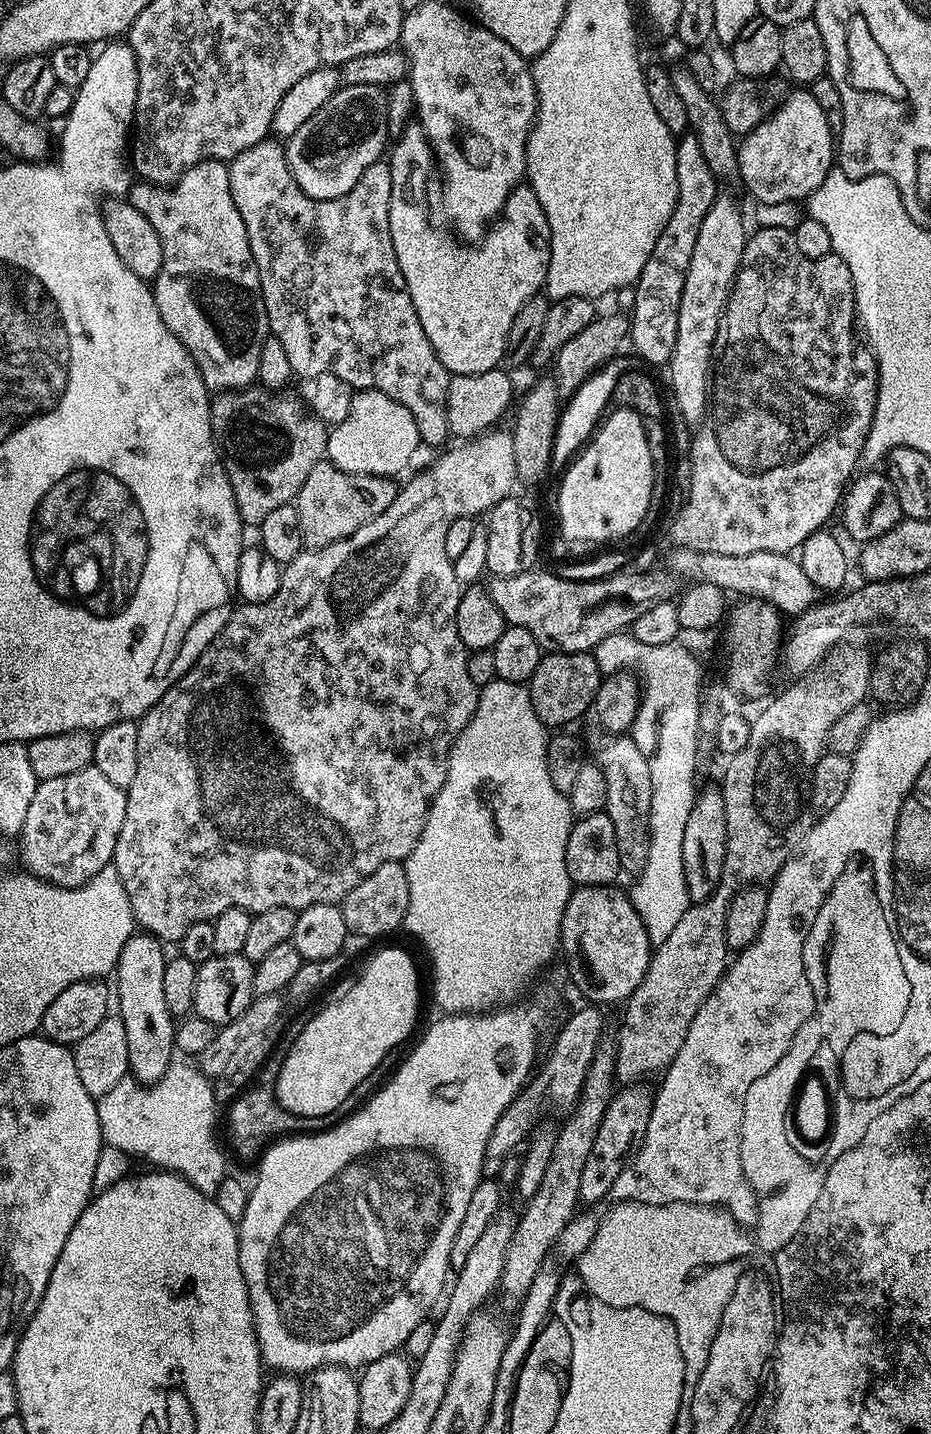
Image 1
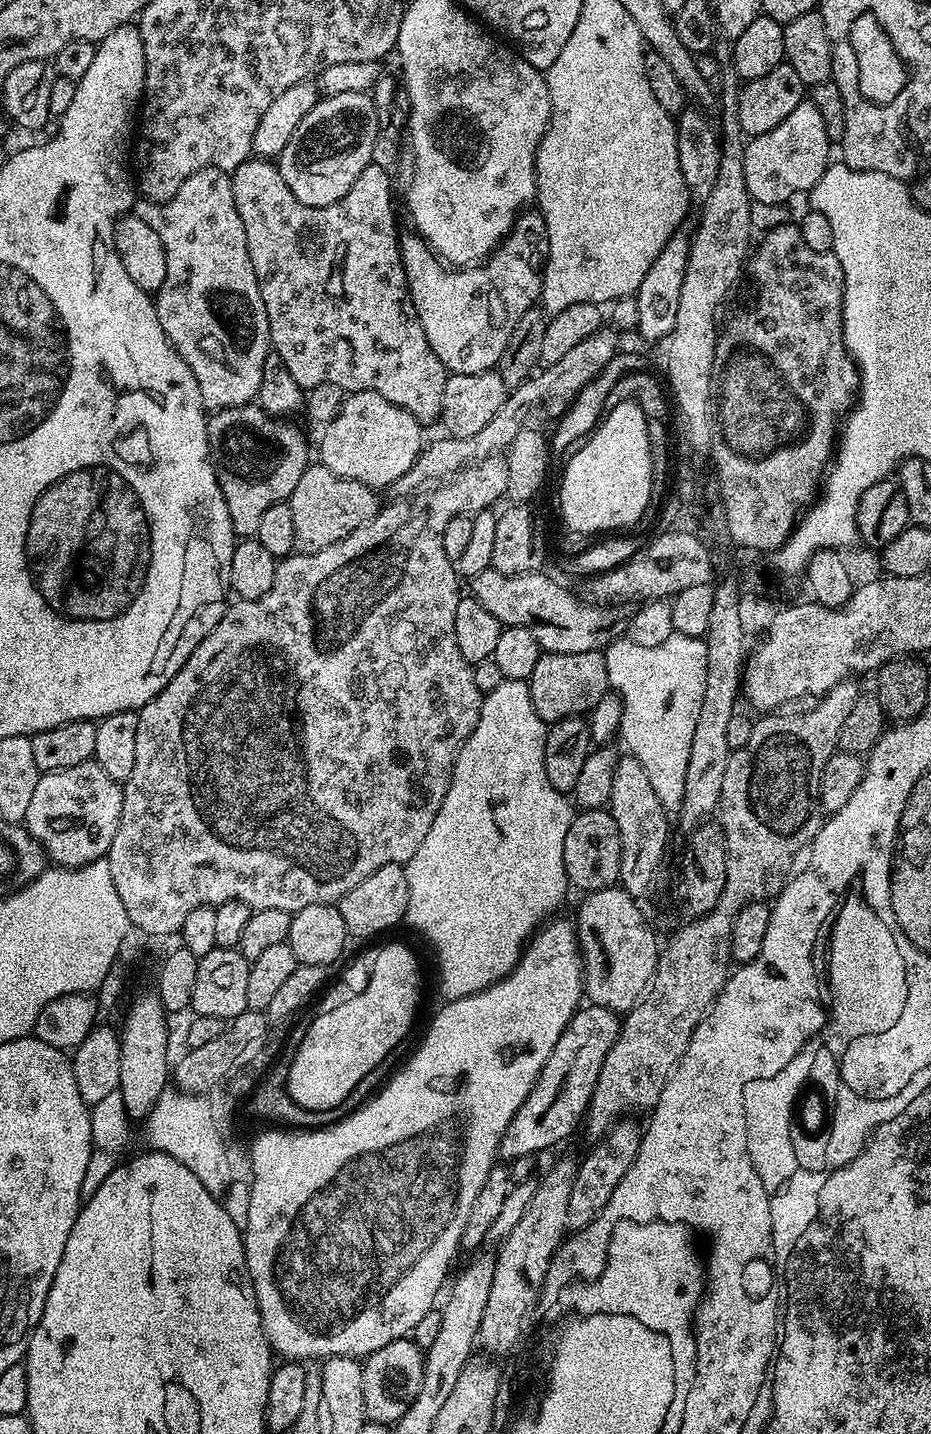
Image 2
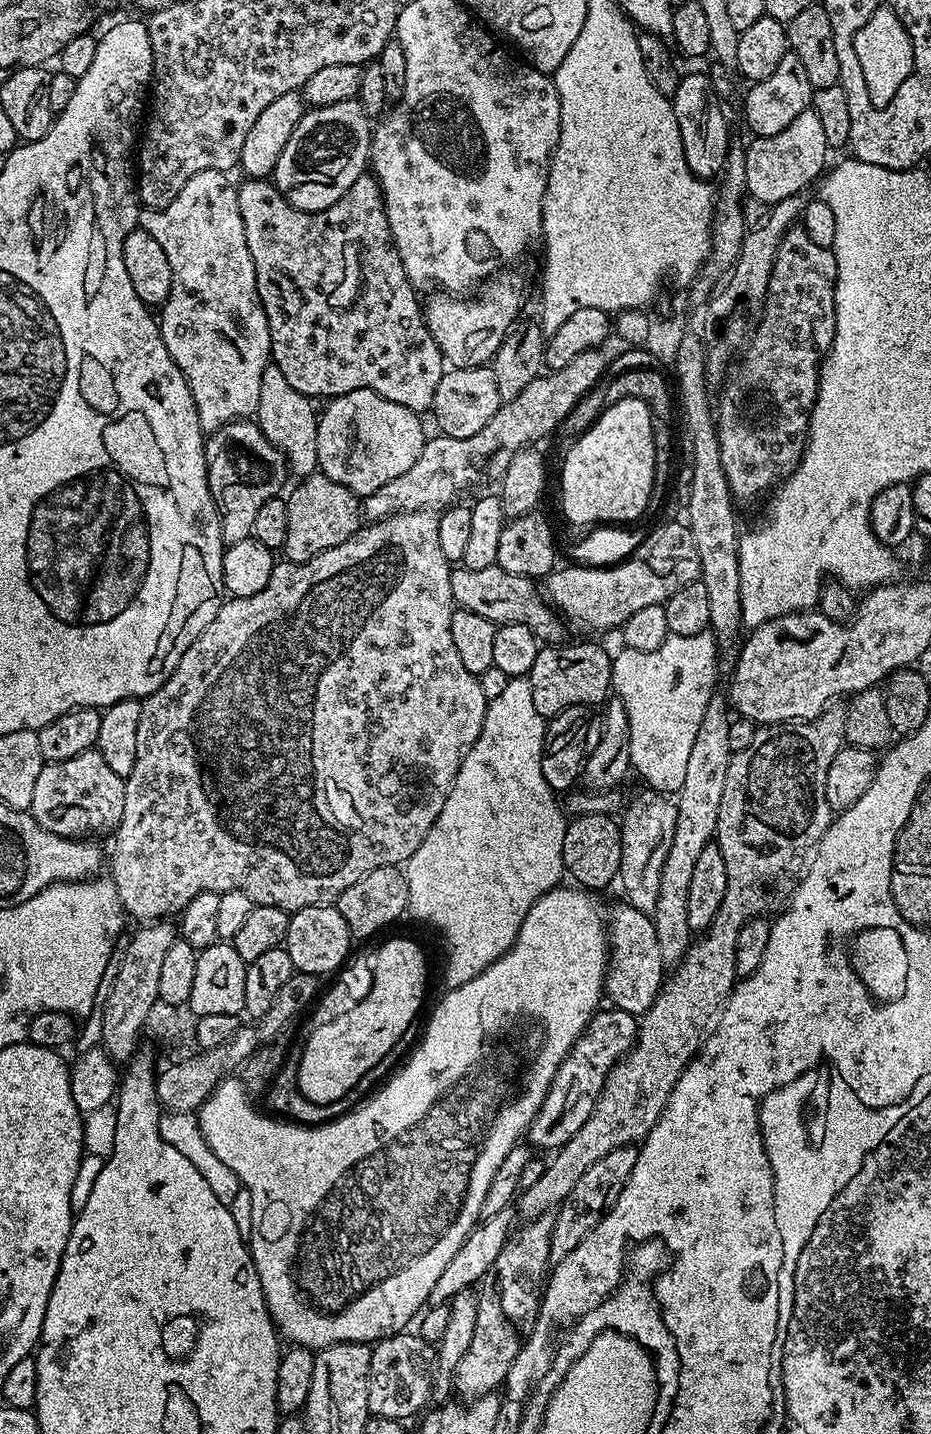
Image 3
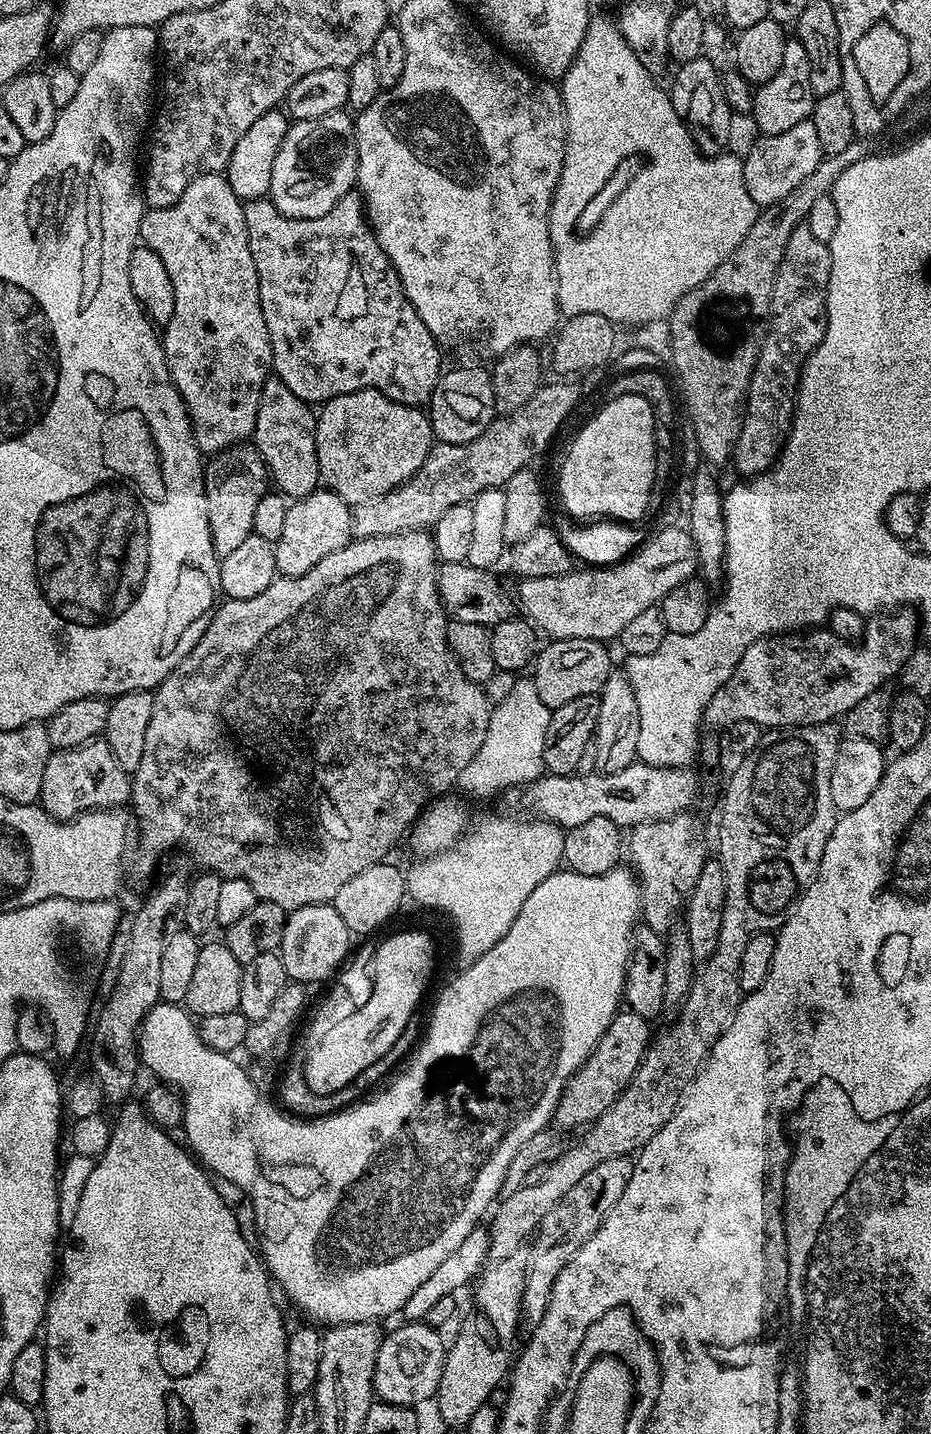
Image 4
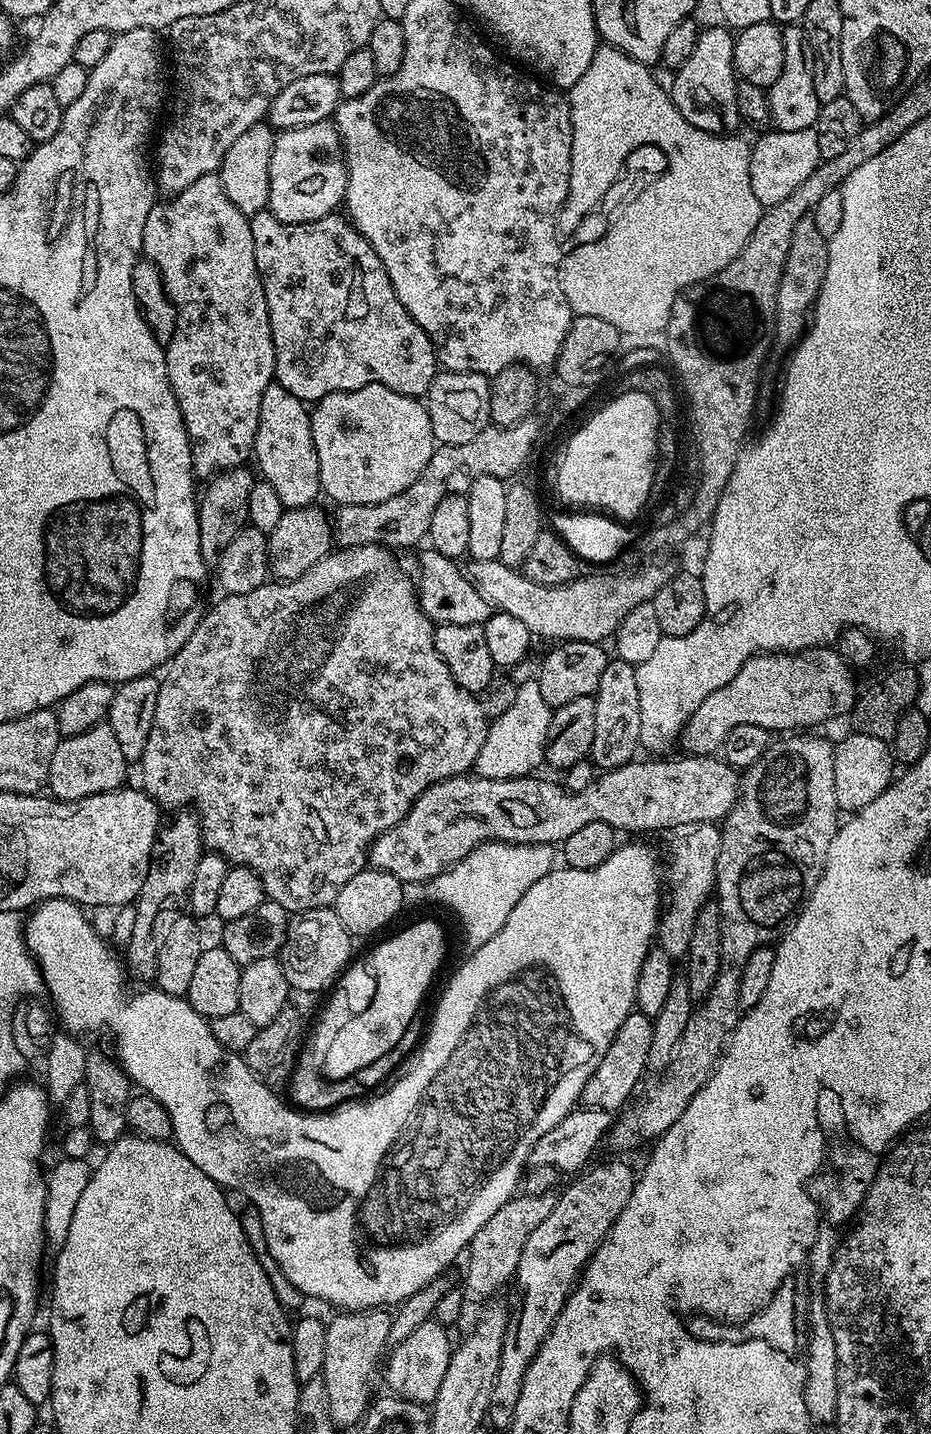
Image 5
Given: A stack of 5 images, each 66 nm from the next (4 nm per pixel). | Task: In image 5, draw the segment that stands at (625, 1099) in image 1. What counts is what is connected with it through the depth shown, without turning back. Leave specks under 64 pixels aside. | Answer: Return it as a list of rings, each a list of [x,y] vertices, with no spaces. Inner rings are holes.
[[[608,1160],[597,1168],[589,1167],[573,1180],[576,1181],[564,1193],[556,1196],[556,1205],[554,1210],[550,1210],[550,1218],[545,1218],[542,1226],[538,1226],[538,1230],[526,1238],[522,1258],[516,1267],[514,1285],[520,1301],[516,1304],[516,1313],[508,1320],[494,1396],[495,1403],[500,1403],[504,1408],[511,1409],[520,1397],[526,1370],[572,1295],[584,1265],[608,1237],[609,1230],[622,1214],[626,1202],[630,1202],[634,1168],[632,1172],[630,1165],[620,1160]]]

